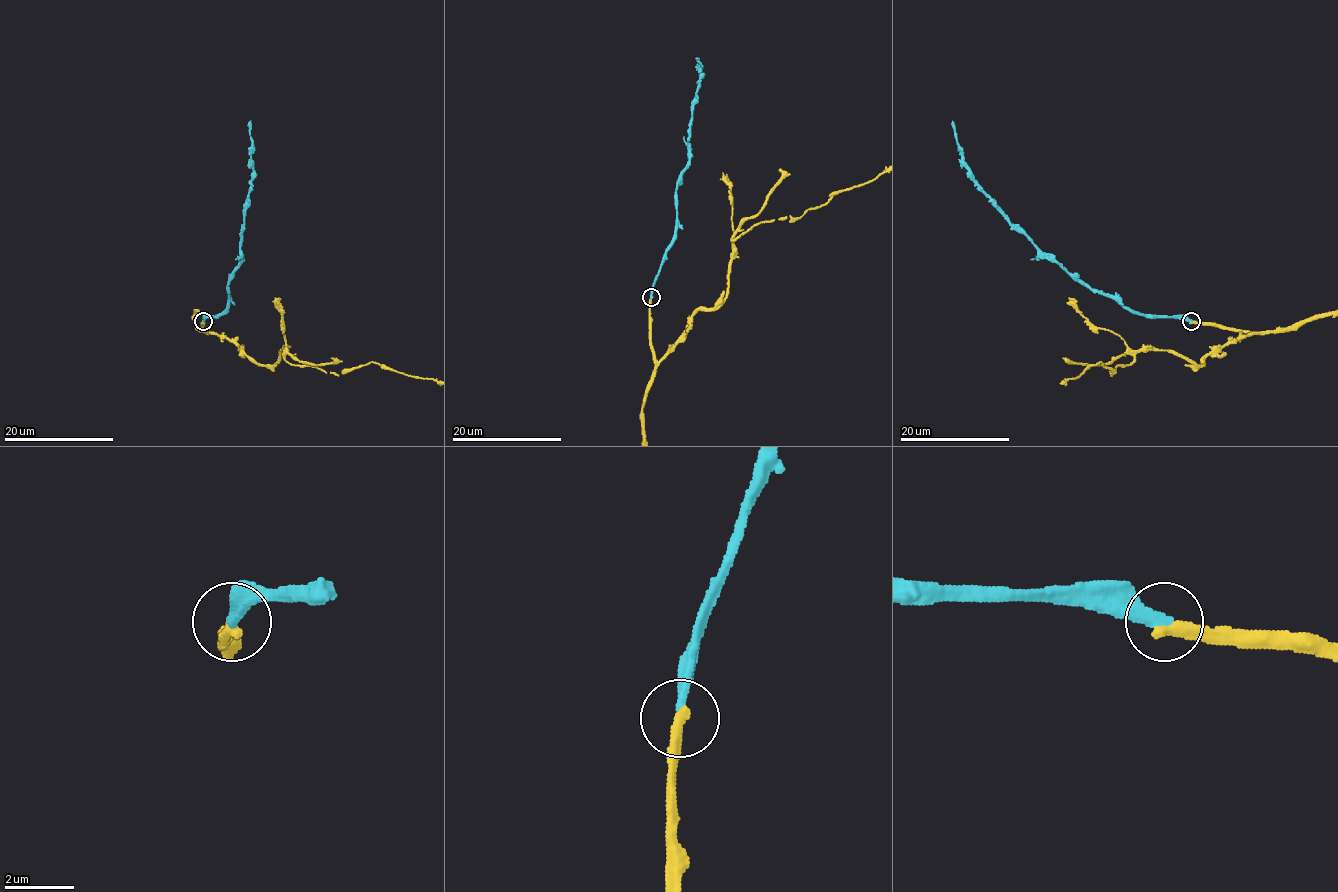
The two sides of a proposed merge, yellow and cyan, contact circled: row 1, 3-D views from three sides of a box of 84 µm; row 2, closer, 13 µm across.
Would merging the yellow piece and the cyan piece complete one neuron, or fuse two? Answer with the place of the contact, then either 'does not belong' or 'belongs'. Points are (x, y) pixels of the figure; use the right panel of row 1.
at (1191, 321); belongs

